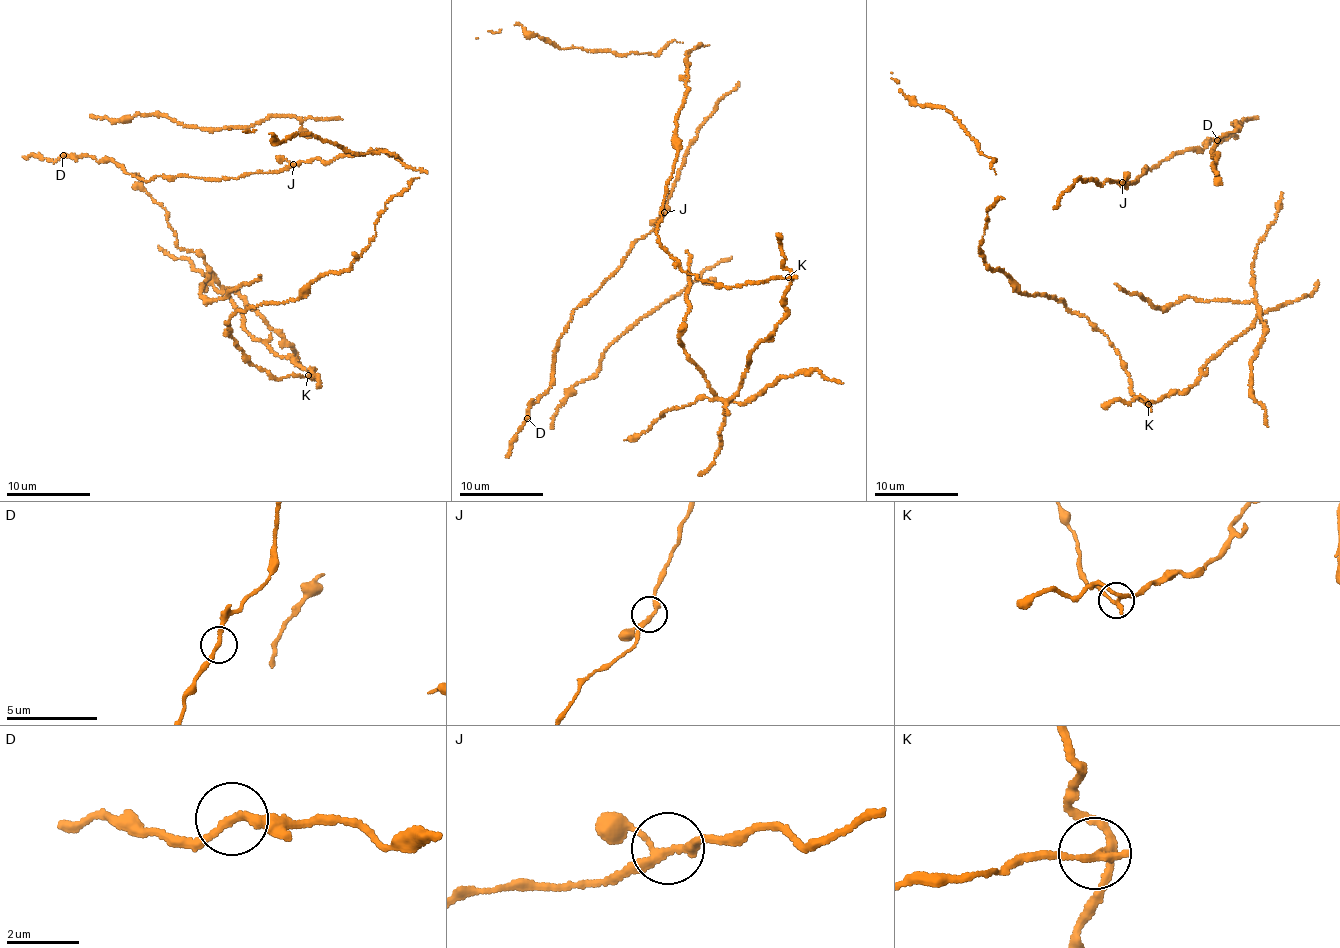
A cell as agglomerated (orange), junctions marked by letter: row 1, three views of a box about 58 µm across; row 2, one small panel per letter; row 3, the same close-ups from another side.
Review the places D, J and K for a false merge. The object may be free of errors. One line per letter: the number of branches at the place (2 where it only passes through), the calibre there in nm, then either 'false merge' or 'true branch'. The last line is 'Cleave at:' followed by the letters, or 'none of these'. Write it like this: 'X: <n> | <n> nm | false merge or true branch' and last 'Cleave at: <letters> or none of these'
D: 2 | 200 nm | true branch
J: 3 | 200 nm | true branch
K: 3 | 190 nm | false merge
Cleave at: K

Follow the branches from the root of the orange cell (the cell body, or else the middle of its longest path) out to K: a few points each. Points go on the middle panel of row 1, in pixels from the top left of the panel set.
K: (687, 55), (675, 134), (680, 145), (658, 227), (660, 246), (684, 272), (711, 283), (789, 277)

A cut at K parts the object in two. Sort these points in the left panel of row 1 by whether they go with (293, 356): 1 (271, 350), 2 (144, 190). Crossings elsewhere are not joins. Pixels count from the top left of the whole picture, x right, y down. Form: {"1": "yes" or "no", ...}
{"1": "yes", "2": "yes"}

